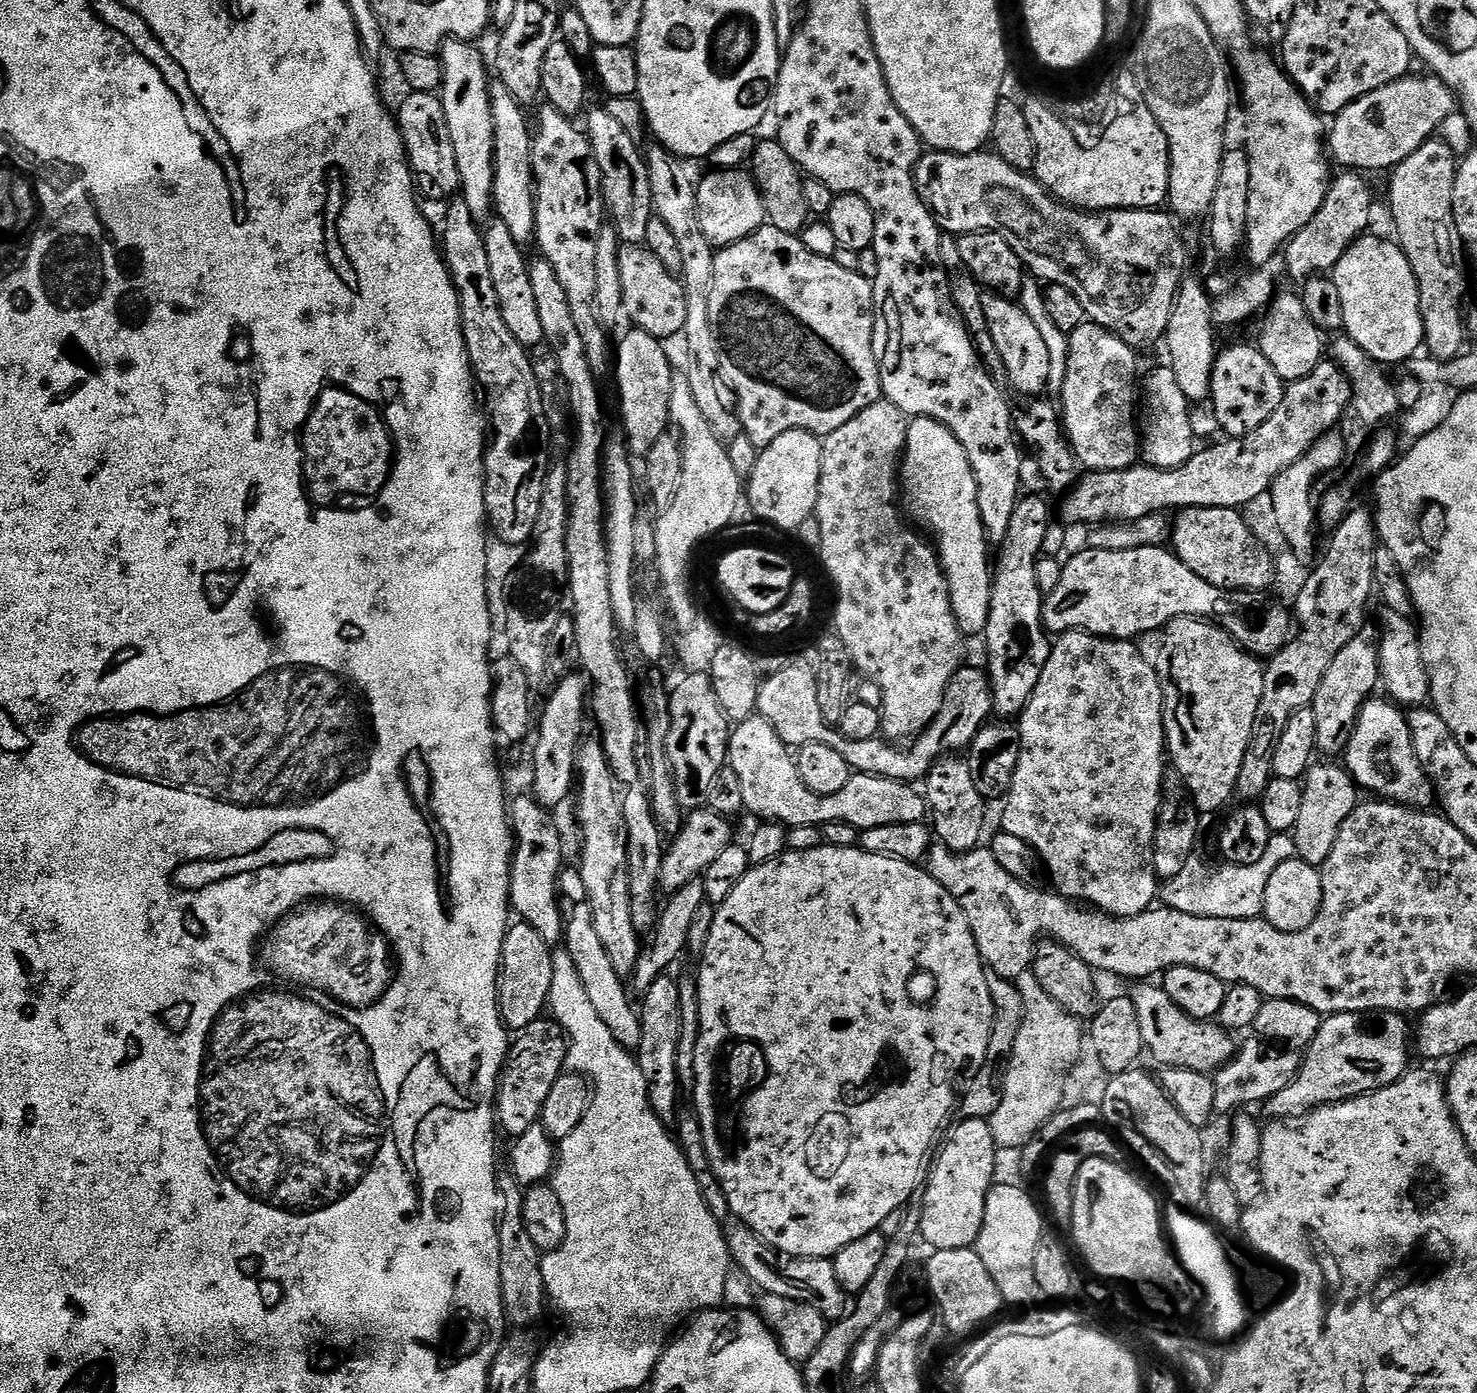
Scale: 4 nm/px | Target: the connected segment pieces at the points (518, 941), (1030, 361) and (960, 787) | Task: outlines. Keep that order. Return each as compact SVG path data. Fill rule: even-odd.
M524 921L513 923L504 936L497 990L499 992L500 1017L509 1031L524 1031L526 1026L532 1025L534 1021L541 1019L542 1010L544 1011L547 1007L550 985L553 982L553 958L551 953L551 947L538 936L538 932L532 926Z
M985 294L982 298L982 314L986 314L988 333L994 338L996 353L1000 356L1003 371L1008 371L1008 380L1020 392L1036 398L1048 384L1052 376L1052 352L1048 340L1036 320L1024 308L1016 305L1015 299L995 294Z
M964 758L937 760L923 781L922 795L930 813L930 827L935 839L955 852L973 852L981 847L984 836L984 806L986 800L978 794L970 776L970 766Z

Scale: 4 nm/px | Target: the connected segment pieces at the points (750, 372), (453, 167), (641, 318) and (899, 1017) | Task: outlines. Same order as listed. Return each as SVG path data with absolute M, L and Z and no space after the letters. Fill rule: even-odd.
M765 226L754 234L734 242L729 248L719 249L714 255L714 278L708 299L708 321L718 345L716 357L720 367L719 373L736 395L736 413L740 416L743 435L748 436L750 442L754 442L757 450L770 446L770 442L774 442L778 434L786 434L786 430L813 432L815 436L821 438L829 436L834 430L838 430L838 426L846 426L850 418L866 410L866 406L875 404L881 399L880 371L872 345L872 335L876 329L872 281L867 280L858 270L846 270L838 266L838 262L834 262L830 256L819 256L806 250L804 241L799 235Z
M409 91L406 96L408 97L400 104L398 123L400 137L403 138L404 148L408 151L408 167L418 181L419 191L423 195L425 192L432 200L447 201L455 197L461 187L458 162L454 158L454 146L450 142L450 130L446 126L446 110L439 95Z
M643 246L621 247L617 256L618 274L622 280L622 312L633 320L639 331L657 338L680 336L686 320L684 285L668 272L650 249Z
M825 846L806 850L805 852L785 851L774 860L767 860L764 864L749 867L748 873L730 890L730 898L718 905L714 914L713 926L710 928L709 940L703 956L698 960L700 965L700 976L696 980L696 993L698 994L698 1006L700 1007L700 1033L698 1042L694 1050L694 1078L695 1084L690 1089L690 1095L696 1099L694 1115L700 1121L700 1129L704 1135L704 1145L708 1151L708 1160L712 1163L714 1174L726 1194L728 1211L739 1223L744 1224L752 1232L756 1233L765 1244L772 1248L784 1252L787 1256L809 1256L810 1258L835 1257L842 1246L850 1246L850 1242L858 1242L866 1234L879 1230L882 1221L899 1208L907 1205L908 1199L917 1192L922 1184L922 1173L925 1171L924 1159L933 1151L932 1143L936 1140L936 1135L940 1132L940 1127L948 1120L948 1115L954 1112L958 1104L958 1088L956 1092L956 1079L963 1072L971 1073L982 1066L986 1058L986 1050L990 1046L992 1037L992 1023L994 1022L994 1006L990 1002L990 986L986 986L984 977L986 965L980 958L980 951L974 942L974 934L970 930L970 922L966 922L966 914L962 914L962 906L950 898L950 894L933 876L923 867L907 860L890 858L889 856L879 856L865 852L863 848L833 848ZM916 971L929 972L936 979L936 1000L940 1004L932 1004L929 1008L919 1008L912 1004L908 997L908 983L912 980L912 975Z

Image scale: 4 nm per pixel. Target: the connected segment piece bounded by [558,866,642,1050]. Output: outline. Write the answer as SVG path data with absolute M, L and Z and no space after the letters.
M565 866L560 870L560 887L558 889L560 898L560 913L564 915L564 939L563 947L574 960L574 966L578 970L578 978L582 986L586 988L586 995L594 1006L594 1014L602 1018L603 1024L610 1029L610 1034L622 1047L635 1050L642 1042L642 1026L640 1025L639 1011L628 1001L629 989L625 981L614 970L610 962L610 954L602 947L602 941L598 933L594 931L592 911L586 890L582 886L582 878L575 867Z

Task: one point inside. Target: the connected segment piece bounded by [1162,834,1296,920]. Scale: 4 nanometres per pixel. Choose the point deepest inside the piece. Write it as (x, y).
(1239, 892)

